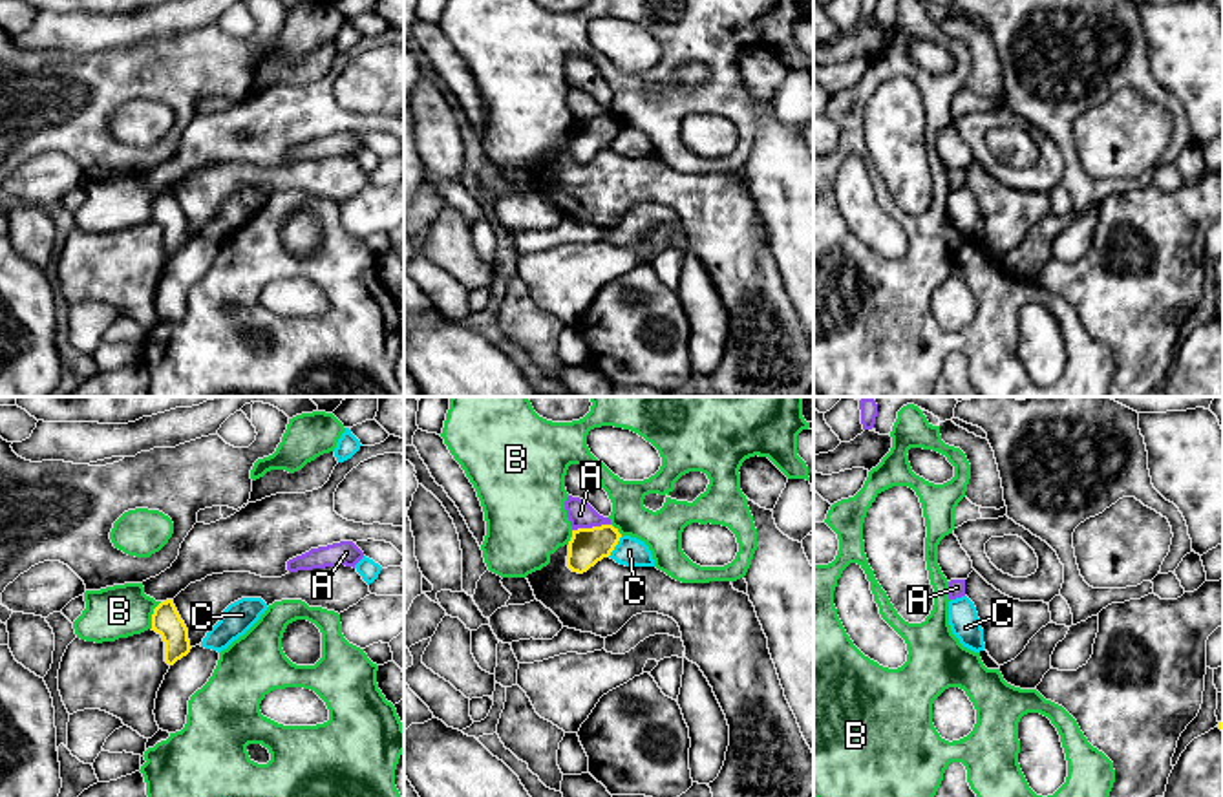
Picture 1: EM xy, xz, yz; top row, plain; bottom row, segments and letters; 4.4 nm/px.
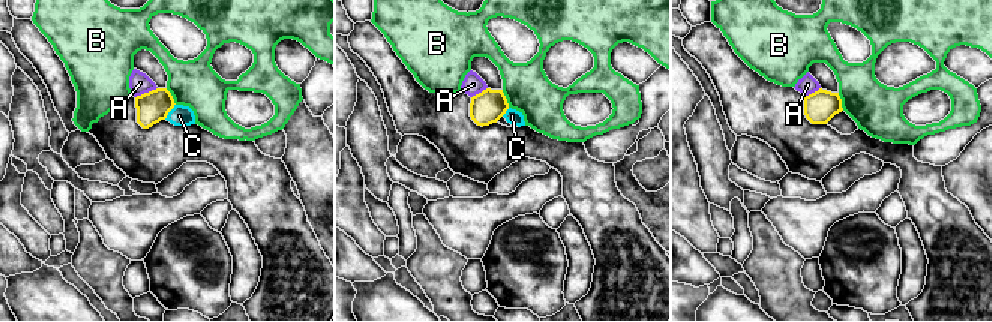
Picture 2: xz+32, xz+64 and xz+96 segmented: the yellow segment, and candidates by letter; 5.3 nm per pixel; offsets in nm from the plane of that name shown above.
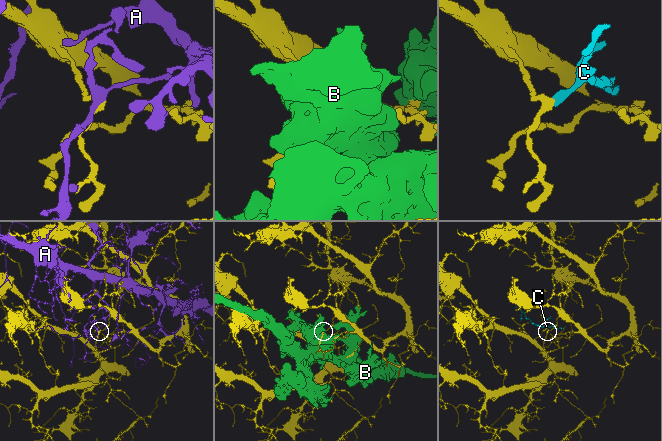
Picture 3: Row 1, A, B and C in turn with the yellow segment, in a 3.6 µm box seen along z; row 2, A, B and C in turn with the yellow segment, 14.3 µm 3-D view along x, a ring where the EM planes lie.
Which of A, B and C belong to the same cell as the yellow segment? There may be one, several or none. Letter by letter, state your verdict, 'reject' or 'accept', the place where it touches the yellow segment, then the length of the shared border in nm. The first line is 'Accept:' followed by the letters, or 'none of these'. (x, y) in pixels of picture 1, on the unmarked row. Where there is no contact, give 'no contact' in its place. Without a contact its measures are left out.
Accept: none of these
A: reject; meets yellow in xz at (593, 117); contact 170 nm long
B: reject; meets yellow in xy at (152, 205); contact 130 nm long
C: reject; meets yellow in xz at (615, 136); contact 120 nm long

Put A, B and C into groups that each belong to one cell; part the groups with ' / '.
A / B / C

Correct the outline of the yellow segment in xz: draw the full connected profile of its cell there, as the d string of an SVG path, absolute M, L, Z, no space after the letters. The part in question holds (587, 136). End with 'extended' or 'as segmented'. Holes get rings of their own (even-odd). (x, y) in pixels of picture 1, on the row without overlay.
M612 115L572 121L567 157L583 165L603 148L609 148L622 124Z; as segmented

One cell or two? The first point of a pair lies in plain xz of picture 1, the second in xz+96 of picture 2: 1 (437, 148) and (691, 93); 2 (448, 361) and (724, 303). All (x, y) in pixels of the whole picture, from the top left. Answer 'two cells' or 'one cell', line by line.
1: two cells
2: one cell

